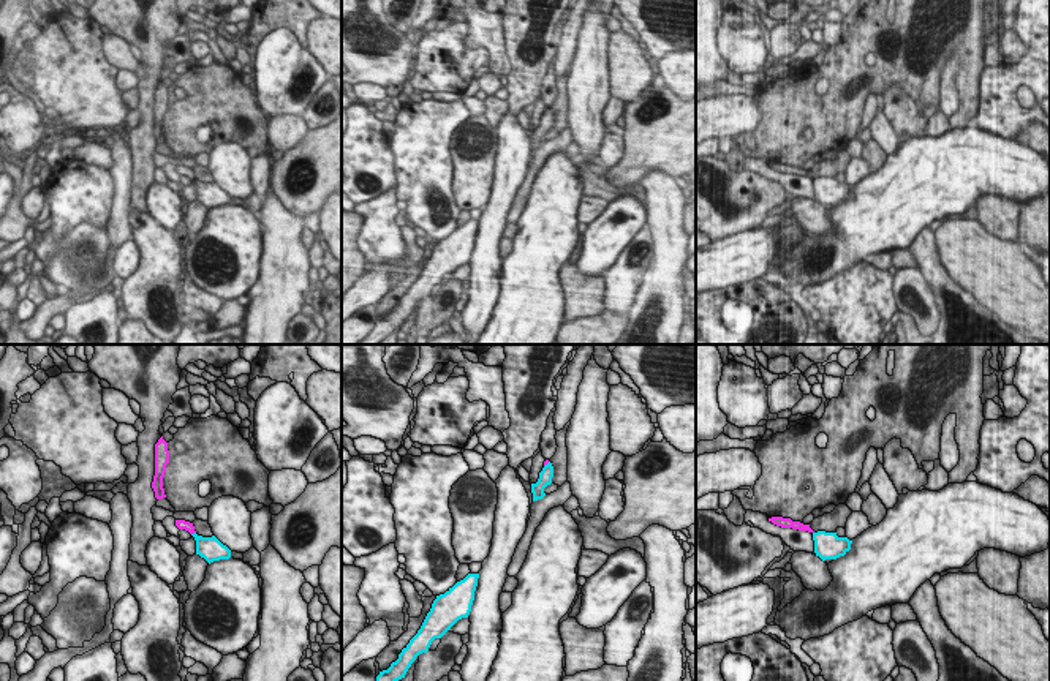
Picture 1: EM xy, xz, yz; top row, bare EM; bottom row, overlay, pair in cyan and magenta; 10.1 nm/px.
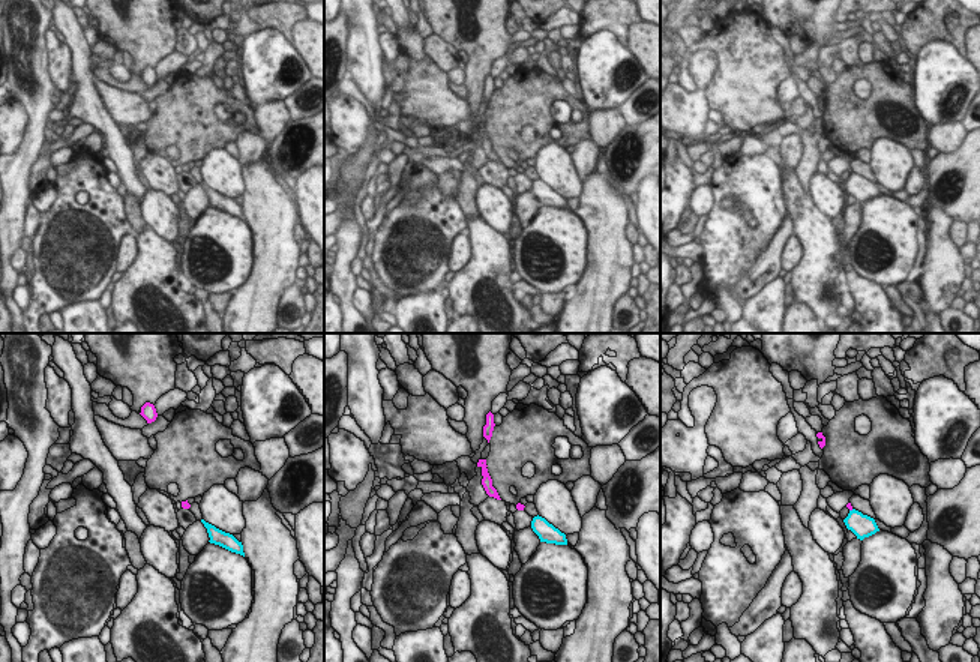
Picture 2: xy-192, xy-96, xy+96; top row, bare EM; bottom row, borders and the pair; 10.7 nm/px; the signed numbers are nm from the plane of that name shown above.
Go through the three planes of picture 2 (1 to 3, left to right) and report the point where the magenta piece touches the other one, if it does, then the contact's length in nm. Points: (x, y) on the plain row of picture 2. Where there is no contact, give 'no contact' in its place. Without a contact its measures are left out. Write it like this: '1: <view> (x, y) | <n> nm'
1: no contact
2: no contact
3: xy+96 (853, 173) | 50 nm

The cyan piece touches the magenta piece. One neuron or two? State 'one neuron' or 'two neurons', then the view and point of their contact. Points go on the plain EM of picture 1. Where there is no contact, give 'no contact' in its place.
two neurons | xy (195, 179)

